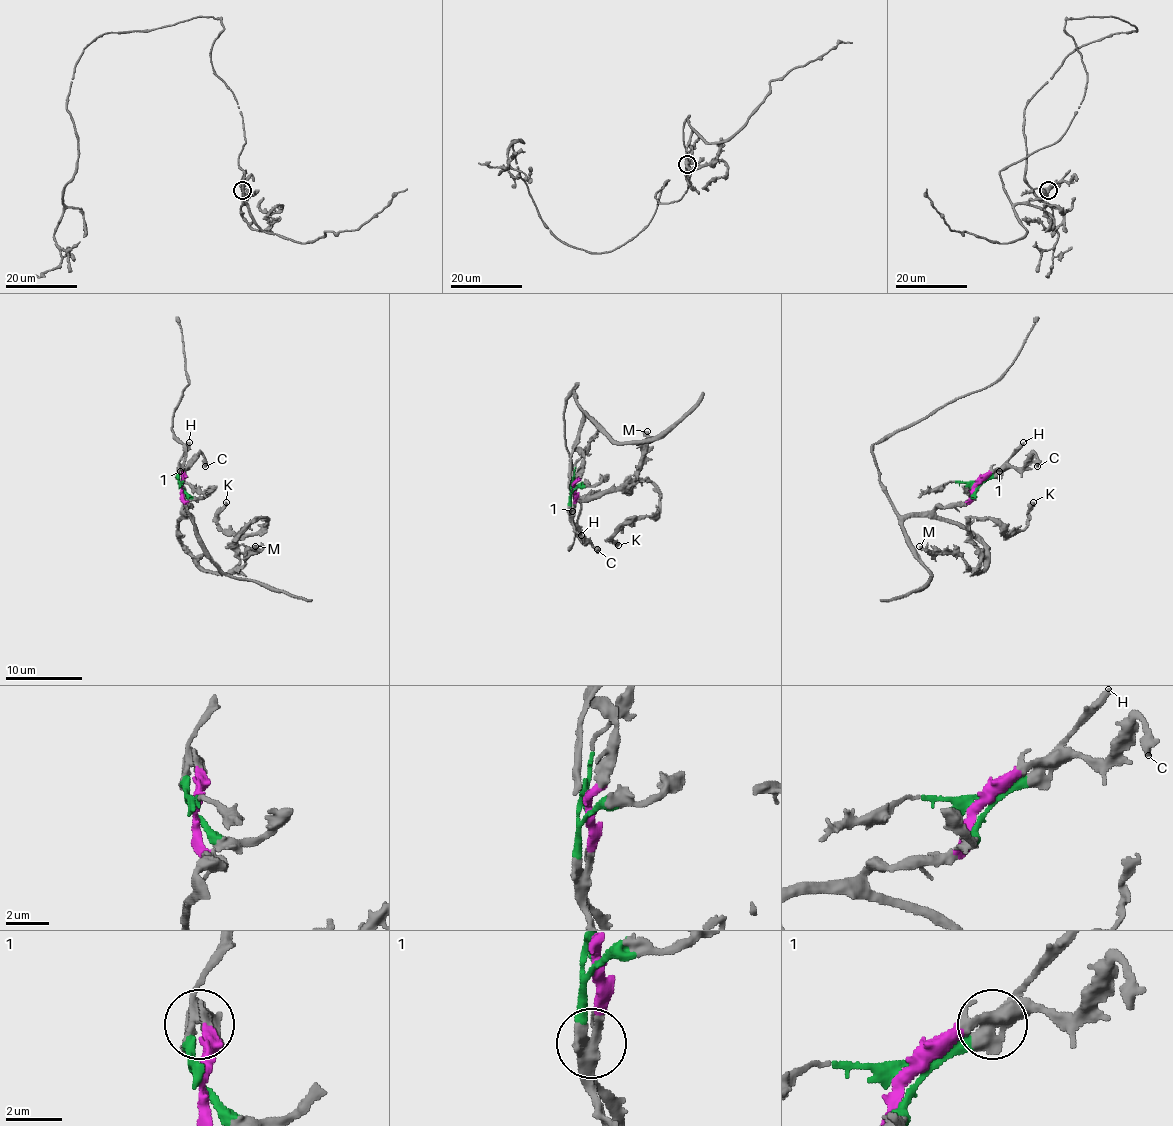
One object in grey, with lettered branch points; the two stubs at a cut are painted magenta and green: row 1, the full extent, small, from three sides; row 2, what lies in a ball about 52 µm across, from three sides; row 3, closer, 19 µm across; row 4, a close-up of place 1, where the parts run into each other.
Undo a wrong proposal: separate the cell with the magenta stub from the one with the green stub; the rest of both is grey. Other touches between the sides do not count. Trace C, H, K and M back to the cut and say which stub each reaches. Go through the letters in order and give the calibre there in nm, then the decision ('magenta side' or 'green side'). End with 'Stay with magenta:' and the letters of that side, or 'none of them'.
C: calibre 440 nm; magenta side
H: calibre 320 nm; green side
K: calibre 360 nm; magenta side
M: calibre 320 nm; magenta side
Stay with magenta: C, K, M

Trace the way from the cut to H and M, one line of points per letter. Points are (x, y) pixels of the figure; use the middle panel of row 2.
H: (572, 487), (570, 518), (582, 535)
M: (572, 487), (584, 458), (574, 446), (570, 489), (580, 496), (628, 487), (640, 471), (647, 431)

